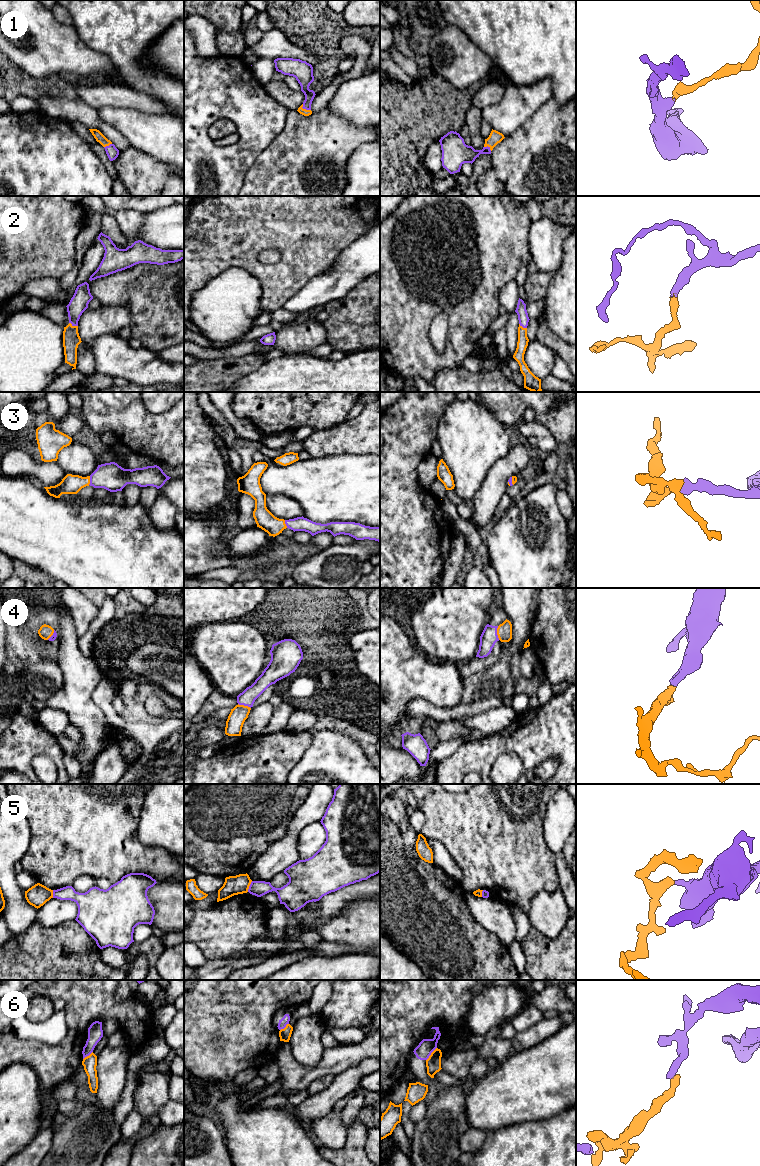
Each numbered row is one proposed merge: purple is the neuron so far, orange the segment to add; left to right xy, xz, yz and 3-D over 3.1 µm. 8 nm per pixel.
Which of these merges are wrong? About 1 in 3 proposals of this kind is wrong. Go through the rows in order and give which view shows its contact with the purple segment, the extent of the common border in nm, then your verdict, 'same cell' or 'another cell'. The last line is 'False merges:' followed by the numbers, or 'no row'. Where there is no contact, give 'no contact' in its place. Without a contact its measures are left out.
1: xz | 90 nm | same cell
2: xy | 80 nm | same cell
3: xy | 70 nm | same cell
4: yz | 110 nm | same cell
5: xz | 100 nm | another cell
6: yz | 140 nm | another cell
False merges: 5, 6

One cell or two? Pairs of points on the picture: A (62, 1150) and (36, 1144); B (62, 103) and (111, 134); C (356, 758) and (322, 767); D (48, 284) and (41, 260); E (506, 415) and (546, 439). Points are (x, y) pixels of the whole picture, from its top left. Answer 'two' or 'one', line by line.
A: two
B: one
C: one
D: two
E: two

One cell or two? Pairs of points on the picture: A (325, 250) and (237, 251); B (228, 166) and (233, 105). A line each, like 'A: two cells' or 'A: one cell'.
A: one cell
B: one cell

